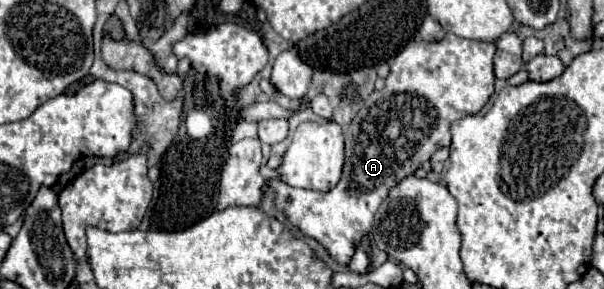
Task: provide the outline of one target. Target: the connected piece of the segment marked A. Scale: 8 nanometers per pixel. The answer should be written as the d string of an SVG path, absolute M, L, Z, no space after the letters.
M447 33L437 43L411 41L391 63L381 91L373 91L353 119L345 135L345 169L337 187L327 193L289 187L269 181L277 193L277 209L285 211L293 225L317 239L329 255L347 265L361 237L371 231L373 215L387 197L389 187L413 175L439 147L447 147L451 125L465 115L475 115L493 95L495 43L481 43Z

